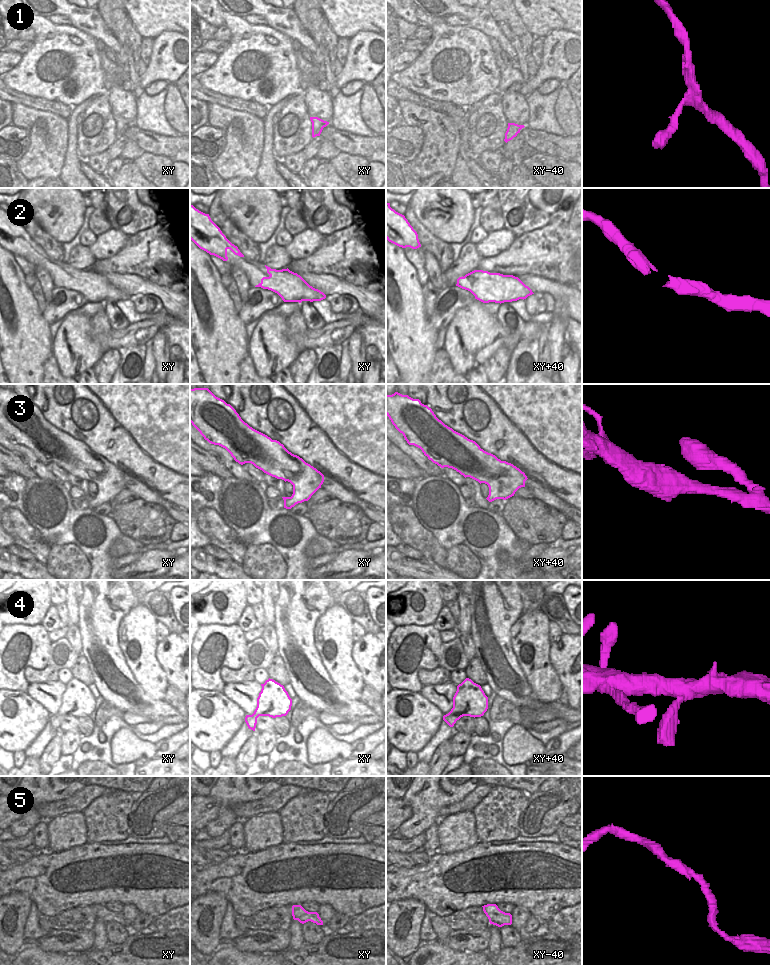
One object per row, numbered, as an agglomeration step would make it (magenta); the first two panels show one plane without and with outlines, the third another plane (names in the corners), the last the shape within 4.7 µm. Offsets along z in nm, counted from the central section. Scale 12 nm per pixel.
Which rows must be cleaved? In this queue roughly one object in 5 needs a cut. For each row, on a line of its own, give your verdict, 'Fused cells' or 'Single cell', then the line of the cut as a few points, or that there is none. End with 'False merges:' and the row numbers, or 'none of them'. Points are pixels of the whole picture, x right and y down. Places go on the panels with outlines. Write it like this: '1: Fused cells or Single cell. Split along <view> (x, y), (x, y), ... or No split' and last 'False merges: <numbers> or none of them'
1: Single cell. No split
2: Single cell. No split
3: Single cell. No split
4: Single cell. No split
5: Single cell. No split
False merges: none of them.

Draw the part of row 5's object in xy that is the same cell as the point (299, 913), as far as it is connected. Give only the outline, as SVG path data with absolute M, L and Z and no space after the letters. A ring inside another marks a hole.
M301 905L292 906L292 916L294 920L298 920L302 924L311 921L317 925L323 925L323 921L317 912L308 912Z

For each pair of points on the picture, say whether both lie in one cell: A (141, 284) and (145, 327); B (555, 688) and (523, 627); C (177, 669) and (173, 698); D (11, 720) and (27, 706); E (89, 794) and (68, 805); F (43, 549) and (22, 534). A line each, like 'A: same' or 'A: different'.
A: different
B: same
C: different
D: same
E: same
F: same

